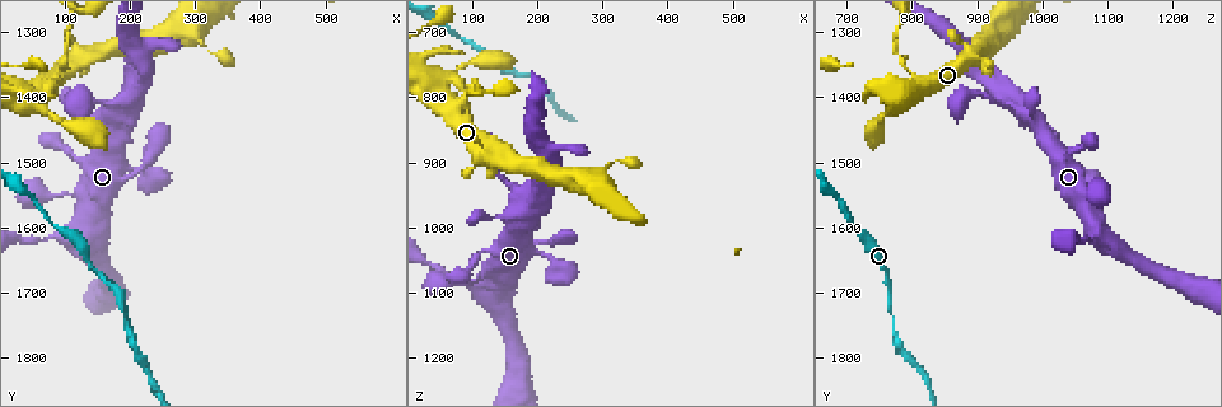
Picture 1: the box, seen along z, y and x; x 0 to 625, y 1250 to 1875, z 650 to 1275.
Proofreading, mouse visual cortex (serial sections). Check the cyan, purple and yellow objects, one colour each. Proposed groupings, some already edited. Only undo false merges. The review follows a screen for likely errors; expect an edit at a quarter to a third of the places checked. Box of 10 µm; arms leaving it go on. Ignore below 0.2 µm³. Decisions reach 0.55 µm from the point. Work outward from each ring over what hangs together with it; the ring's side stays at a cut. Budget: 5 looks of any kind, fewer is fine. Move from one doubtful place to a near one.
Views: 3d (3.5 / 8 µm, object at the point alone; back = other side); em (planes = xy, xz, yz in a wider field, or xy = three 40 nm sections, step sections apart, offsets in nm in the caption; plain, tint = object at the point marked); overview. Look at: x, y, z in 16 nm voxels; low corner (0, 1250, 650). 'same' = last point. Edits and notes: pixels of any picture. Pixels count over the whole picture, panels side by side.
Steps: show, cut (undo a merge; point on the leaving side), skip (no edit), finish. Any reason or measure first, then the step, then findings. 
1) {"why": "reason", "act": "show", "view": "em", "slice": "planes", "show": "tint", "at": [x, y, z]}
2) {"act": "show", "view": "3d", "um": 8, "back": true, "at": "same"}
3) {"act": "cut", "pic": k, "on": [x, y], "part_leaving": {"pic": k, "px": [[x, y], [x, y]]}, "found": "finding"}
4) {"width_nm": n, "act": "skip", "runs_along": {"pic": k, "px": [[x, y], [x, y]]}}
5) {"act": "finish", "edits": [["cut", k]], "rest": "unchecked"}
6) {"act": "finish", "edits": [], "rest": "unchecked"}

{"why": "thick turns thin", "act": "show", "view": "3d", "um": 3.5, "at": [95, 1600, 715]}

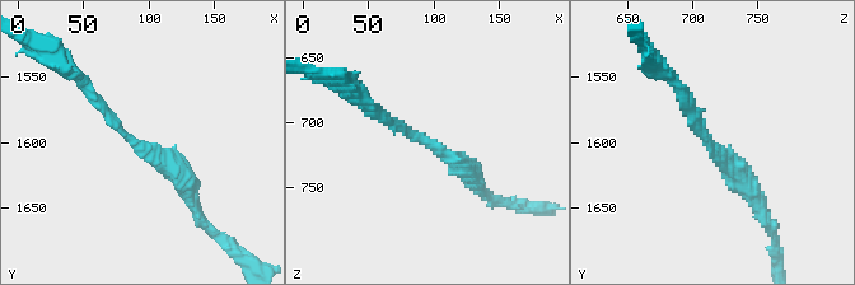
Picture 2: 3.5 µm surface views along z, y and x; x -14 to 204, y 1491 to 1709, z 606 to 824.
{"act": "show", "view": "em", "slice": "planes", "show": "tint", "at": [94, 1604, 714]}

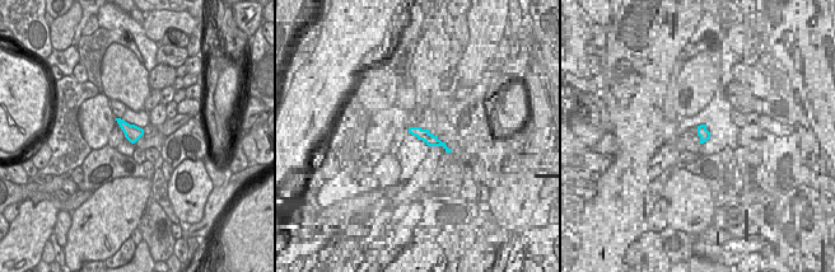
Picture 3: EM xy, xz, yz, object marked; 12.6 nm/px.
{"act": "skip", "runs_along": {"pic": 2, "px": [[192, 200], [87, 87]]}, "found": "all the same cell"}

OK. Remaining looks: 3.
{"why": "narrows sharply", "act": "show", "view": "3d", "um": 8, "at": [180, 1405, 945]}

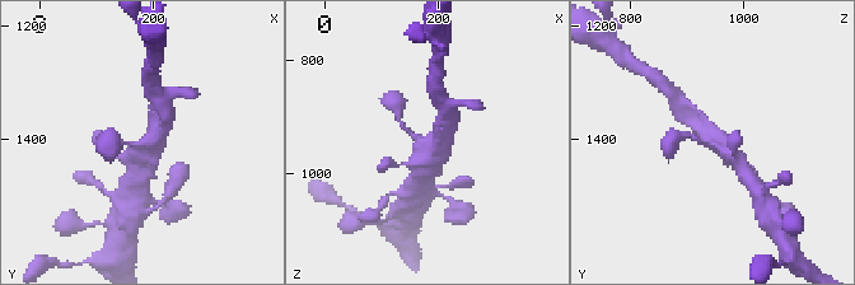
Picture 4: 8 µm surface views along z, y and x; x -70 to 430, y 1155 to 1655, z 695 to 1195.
{"act": "show", "view": "3d", "um": 3.5, "at": "same"}

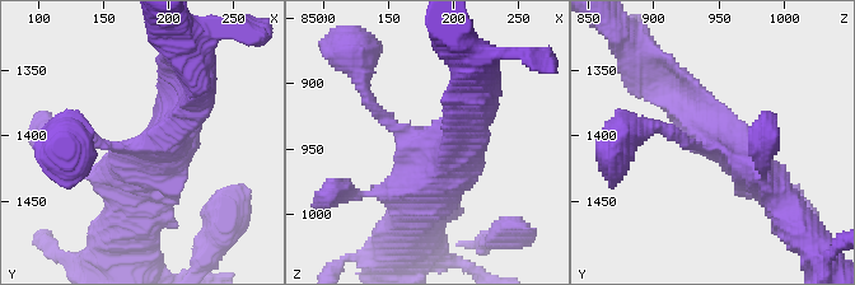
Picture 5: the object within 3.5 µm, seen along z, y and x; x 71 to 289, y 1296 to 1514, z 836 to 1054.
{"act": "show", "view": "em", "slice": "xy", "step": 2, "show": "tint", "at": [178, 1410, 948]}

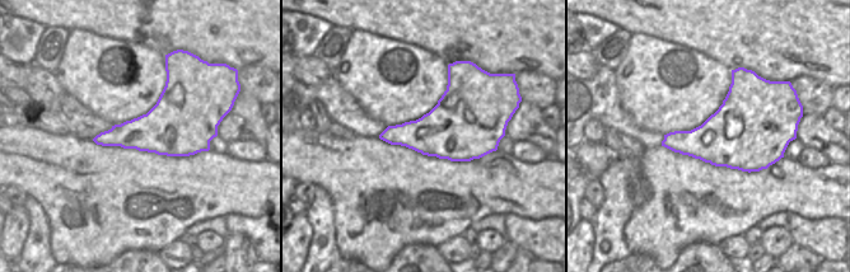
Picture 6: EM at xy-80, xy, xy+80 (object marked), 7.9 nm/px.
{"arm_widths_nm": [150, 400, 500], "act": "skip", "runs_along": {"pic": 5, "px": [[783, 200], [743, 153], [672, 94]]}, "found": "one cell here"}

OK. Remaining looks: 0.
{"act": "finish", "edits": [], "rest": "unchecked"}

